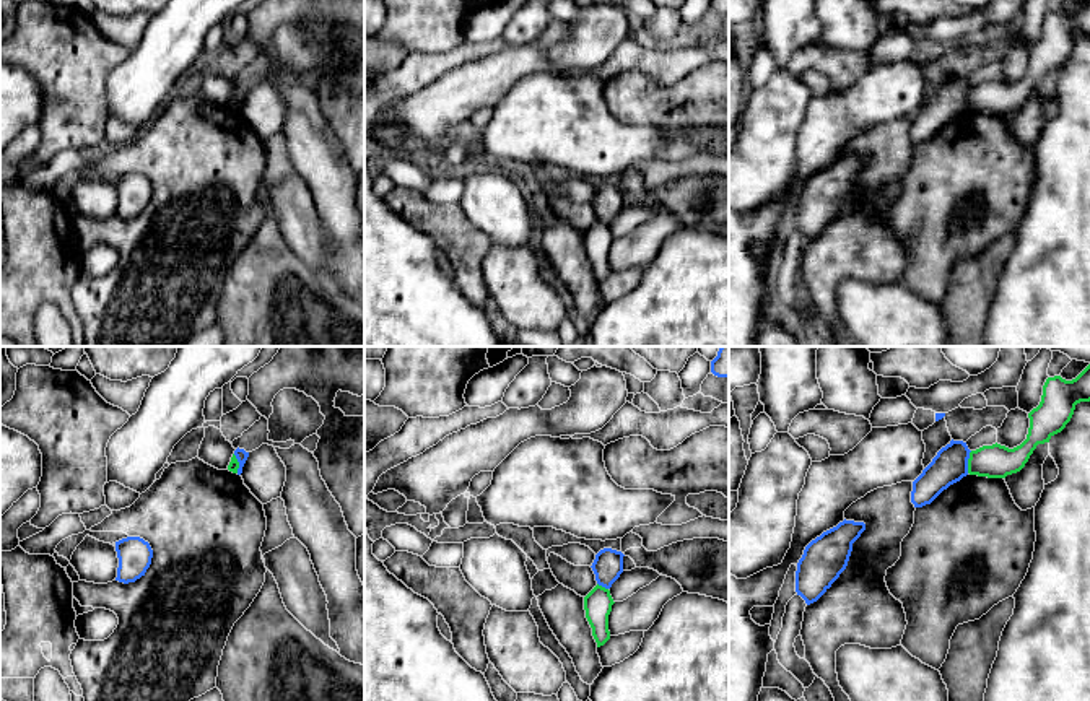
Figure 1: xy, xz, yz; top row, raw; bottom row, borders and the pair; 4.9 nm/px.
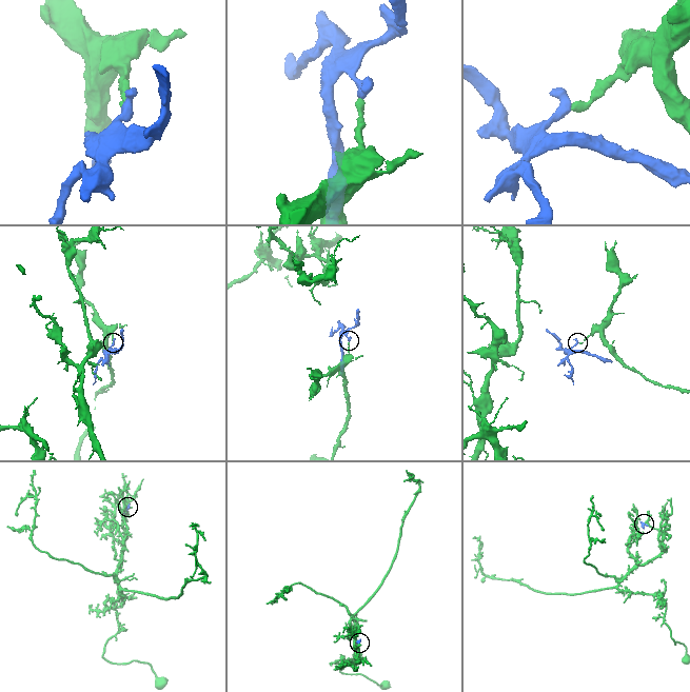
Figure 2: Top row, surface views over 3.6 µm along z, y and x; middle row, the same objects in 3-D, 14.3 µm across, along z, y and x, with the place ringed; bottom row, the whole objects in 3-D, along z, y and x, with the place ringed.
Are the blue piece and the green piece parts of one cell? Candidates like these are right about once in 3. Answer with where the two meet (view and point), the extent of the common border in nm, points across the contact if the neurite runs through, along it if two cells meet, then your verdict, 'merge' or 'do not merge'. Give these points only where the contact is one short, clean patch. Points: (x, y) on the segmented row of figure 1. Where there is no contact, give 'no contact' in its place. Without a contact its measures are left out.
yz (967, 462) | 110 nm | along yz (972, 451), (967, 461), (967, 472) | do not merge

